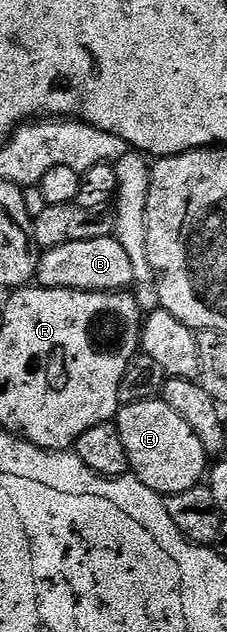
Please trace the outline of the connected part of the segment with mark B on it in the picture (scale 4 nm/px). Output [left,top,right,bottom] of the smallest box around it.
[35,235,136,291]

